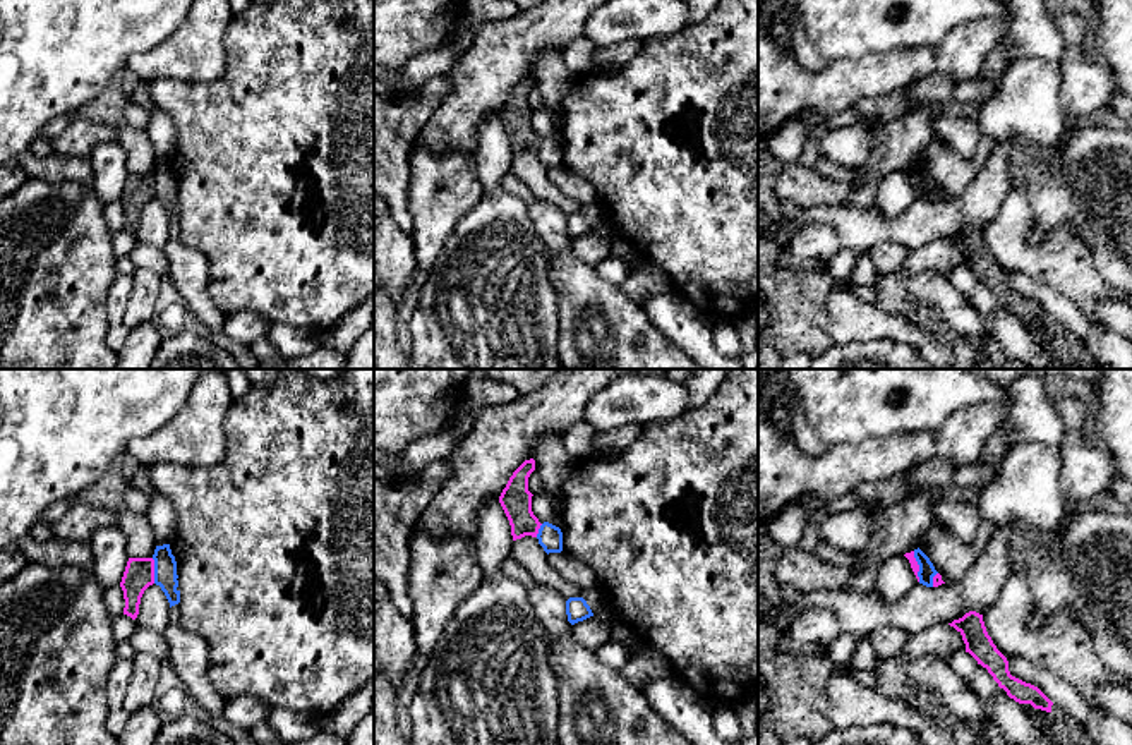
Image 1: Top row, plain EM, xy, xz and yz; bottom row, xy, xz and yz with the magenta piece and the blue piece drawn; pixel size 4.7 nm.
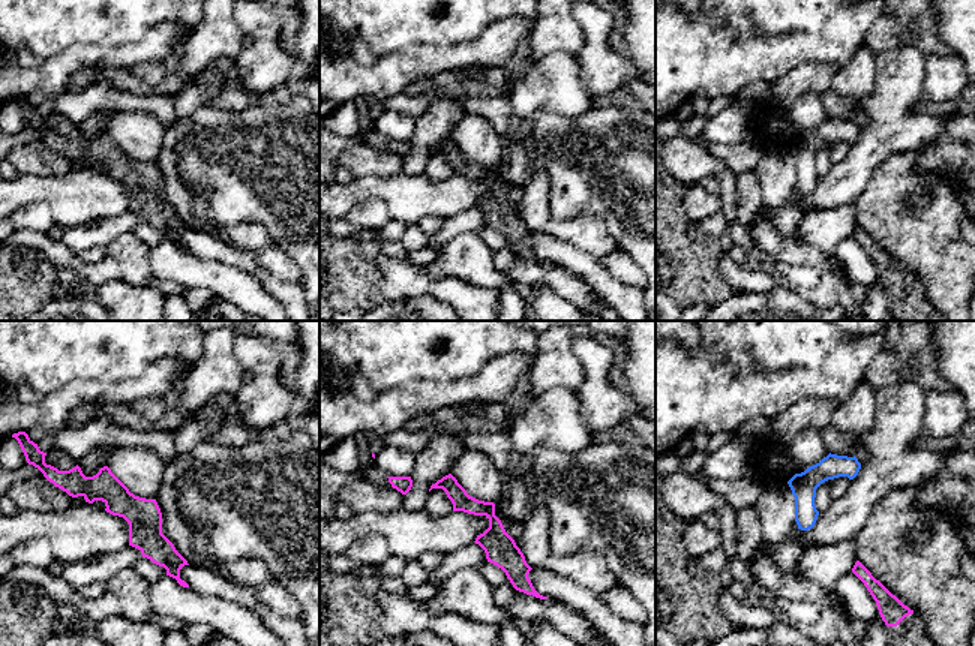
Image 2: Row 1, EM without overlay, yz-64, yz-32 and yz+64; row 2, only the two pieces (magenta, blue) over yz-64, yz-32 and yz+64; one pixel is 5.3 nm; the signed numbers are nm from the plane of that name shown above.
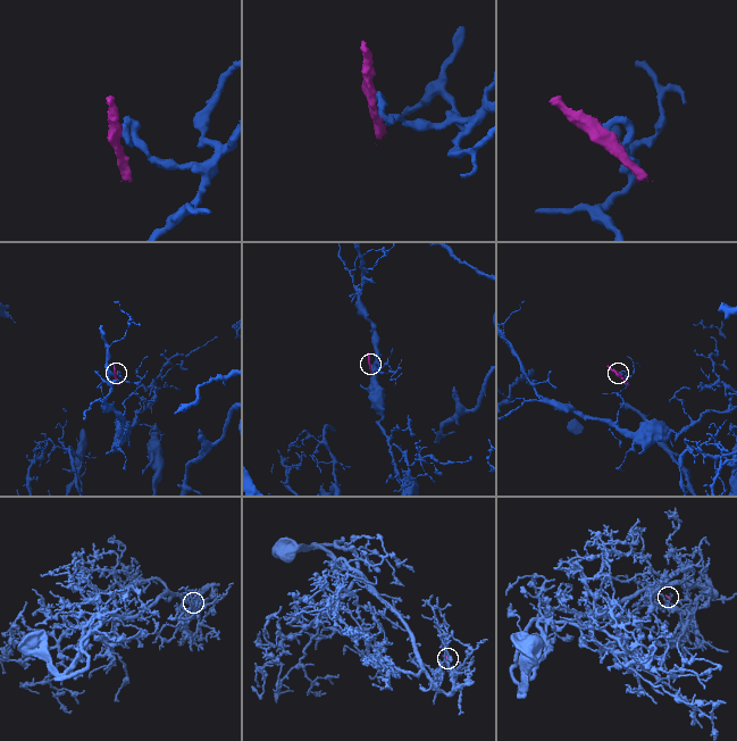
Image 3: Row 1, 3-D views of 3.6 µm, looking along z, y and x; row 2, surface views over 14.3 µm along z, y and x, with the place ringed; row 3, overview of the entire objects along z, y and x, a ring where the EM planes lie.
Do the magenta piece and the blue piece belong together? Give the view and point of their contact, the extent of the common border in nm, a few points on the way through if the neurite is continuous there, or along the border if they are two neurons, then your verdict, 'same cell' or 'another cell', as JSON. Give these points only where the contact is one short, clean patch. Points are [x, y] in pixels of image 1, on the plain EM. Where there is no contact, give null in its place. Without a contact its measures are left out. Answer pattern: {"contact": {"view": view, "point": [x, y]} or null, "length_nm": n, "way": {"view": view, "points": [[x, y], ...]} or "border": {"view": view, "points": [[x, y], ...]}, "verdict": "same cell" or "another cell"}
{"contact": {"view": "yz", "point": [918, 182]}, "length_nm": 150, "border": {"view": "yz", "points": [[913, 167], [918, 177], [920, 196]]}, "verdict": "another cell"}

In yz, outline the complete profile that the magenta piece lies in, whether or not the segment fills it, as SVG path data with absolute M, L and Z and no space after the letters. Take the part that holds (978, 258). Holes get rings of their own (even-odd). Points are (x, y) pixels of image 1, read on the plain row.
M969 227L948 240L962 251L966 268L988 285L1010 314L1019 319L1031 319L1034 324L1046 326L1053 331L1053 340L1045 342L1041 347L1055 369L1069 369L1070 366L1094 369L1094 359L1081 340L1057 323L1038 302L1010 290L1009 276L988 251L983 230Z

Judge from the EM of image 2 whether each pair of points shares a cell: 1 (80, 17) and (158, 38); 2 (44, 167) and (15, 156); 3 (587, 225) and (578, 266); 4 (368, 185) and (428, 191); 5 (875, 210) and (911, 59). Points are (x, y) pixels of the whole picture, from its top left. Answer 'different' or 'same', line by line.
1: different
2: same
3: different
4: same
5: different

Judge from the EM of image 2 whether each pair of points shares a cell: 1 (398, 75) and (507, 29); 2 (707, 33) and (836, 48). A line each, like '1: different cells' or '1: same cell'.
1: same cell
2: same cell

